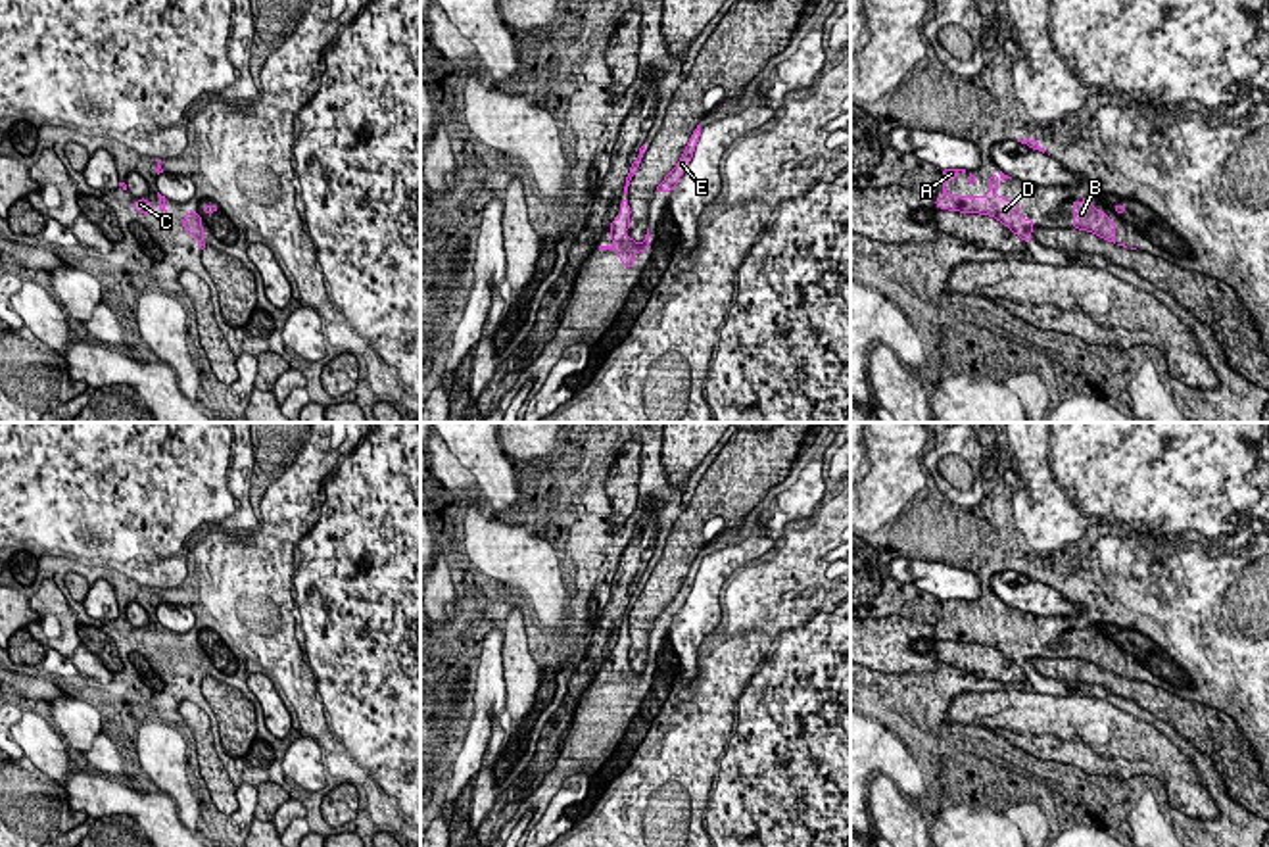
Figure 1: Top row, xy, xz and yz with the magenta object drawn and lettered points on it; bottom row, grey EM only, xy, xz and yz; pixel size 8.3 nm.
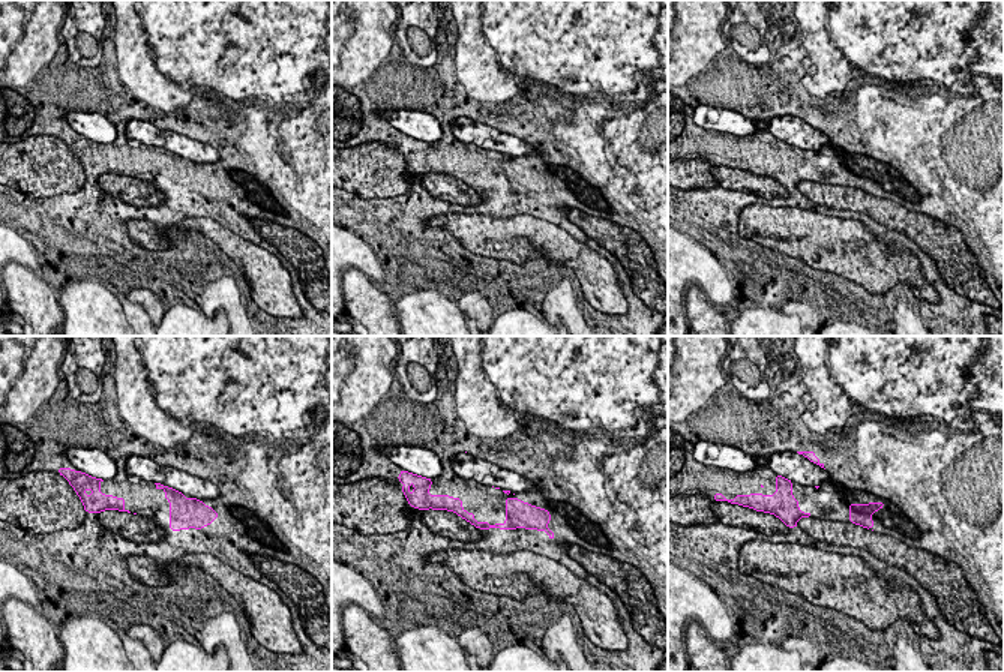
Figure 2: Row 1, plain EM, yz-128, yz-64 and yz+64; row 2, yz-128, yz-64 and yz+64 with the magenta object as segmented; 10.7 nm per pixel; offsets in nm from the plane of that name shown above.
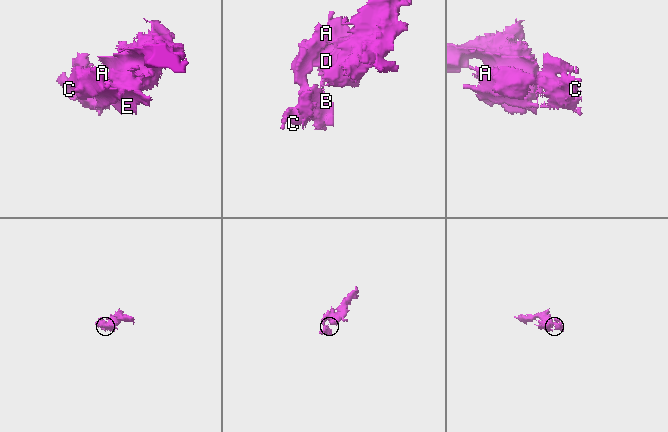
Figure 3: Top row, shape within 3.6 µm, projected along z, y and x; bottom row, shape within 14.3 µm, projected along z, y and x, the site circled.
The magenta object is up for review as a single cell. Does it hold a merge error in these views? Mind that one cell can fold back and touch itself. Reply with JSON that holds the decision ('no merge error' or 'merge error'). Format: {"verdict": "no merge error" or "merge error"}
{"verdict": "no merge error"}

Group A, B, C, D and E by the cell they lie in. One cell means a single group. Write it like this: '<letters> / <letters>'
A B C D E

